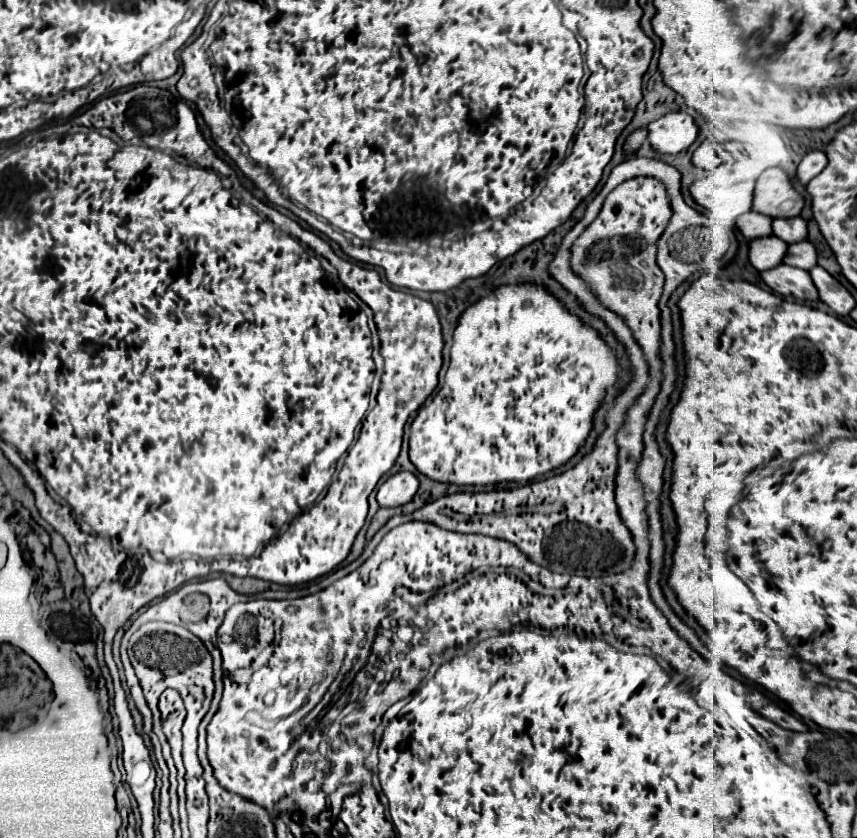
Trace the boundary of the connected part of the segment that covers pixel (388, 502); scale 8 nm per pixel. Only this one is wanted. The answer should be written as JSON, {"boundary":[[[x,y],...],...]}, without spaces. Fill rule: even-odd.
{"boundary":[[[396,472],[378,488],[376,500],[382,508],[404,506],[414,498],[416,490],[418,490],[418,478],[412,472]]]}

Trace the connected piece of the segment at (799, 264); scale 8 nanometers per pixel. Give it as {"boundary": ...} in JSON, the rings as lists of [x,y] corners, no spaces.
{"boundary":[[[808,240],[790,244],[782,262],[788,264],[788,266],[810,270],[812,266],[816,266],[816,248]]]}

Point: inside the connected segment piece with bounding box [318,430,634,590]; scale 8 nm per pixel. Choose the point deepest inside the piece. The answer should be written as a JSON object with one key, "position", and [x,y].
{"position":[583,536]}

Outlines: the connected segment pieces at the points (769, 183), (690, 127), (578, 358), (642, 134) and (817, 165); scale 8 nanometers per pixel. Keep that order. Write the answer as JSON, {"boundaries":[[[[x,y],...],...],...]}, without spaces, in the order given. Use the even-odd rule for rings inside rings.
{"boundaries":[[[[782,168],[764,170],[754,186],[752,210],[770,218],[794,218],[804,206]]],[[[670,112],[648,124],[648,144],[658,154],[678,154],[694,144],[698,126],[686,112]]],[[[534,284],[502,286],[494,294],[472,304],[458,320],[458,326],[454,330],[454,344],[450,350],[450,366],[444,376],[444,388],[438,390],[438,394],[430,400],[428,406],[422,406],[418,410],[418,416],[414,418],[414,422],[410,426],[410,432],[412,432],[410,462],[424,476],[428,476],[436,482],[446,482],[446,484],[486,486],[486,484],[496,484],[496,482],[528,482],[540,474],[546,474],[546,472],[562,466],[562,462],[570,460],[578,452],[578,446],[584,442],[584,438],[592,430],[595,411],[604,399],[612,395],[612,386],[616,388],[617,381],[618,364],[616,364],[612,350],[604,344],[604,340],[600,340],[600,336],[592,328],[586,328],[574,314],[570,314],[562,302],[558,302],[554,296],[550,296],[542,286],[534,286]],[[512,412],[520,420],[518,424],[514,422],[514,426],[512,426]]],[[[642,128],[642,130],[636,130],[636,132],[632,132],[630,136],[628,136],[628,140],[626,140],[626,144],[624,144],[624,150],[626,152],[634,152],[634,150],[638,150],[642,144],[646,144],[646,130]]],[[[814,150],[814,152],[808,152],[802,162],[798,164],[798,170],[796,170],[796,176],[798,176],[798,182],[800,184],[808,184],[814,176],[818,176],[824,166],[828,164],[828,158],[824,152],[820,150]]]]}

